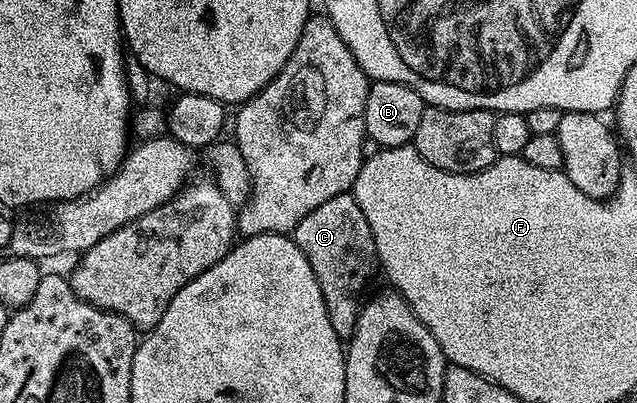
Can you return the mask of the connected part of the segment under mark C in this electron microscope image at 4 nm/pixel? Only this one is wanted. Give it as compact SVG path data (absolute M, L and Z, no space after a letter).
M351 191L338 194L330 198L330 202L322 202L322 206L310 210L310 214L298 222L294 239L302 254L306 254L306 262L310 262L314 278L318 278L318 286L322 286L330 326L334 326L341 338L351 337L360 317L360 295L367 290L372 275L378 272L374 234L370 222L366 222L366 214L362 214L362 206L358 206Z

